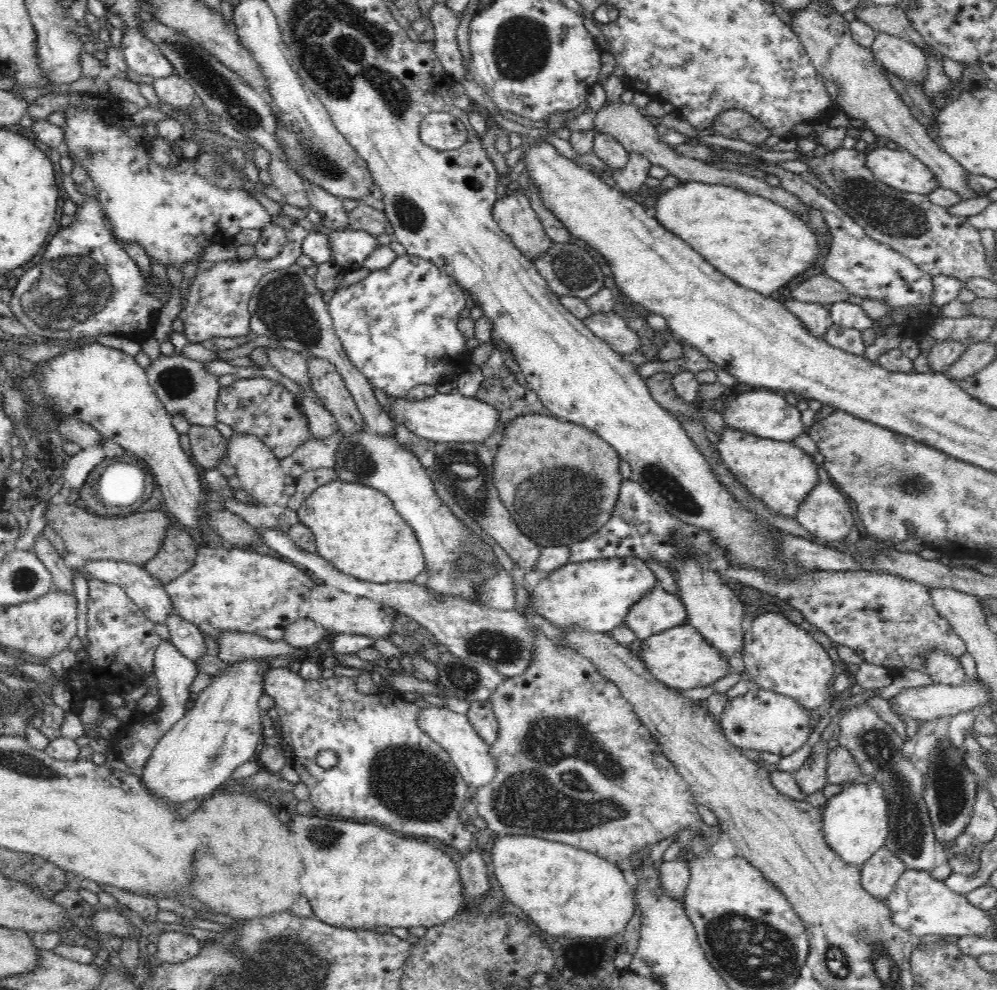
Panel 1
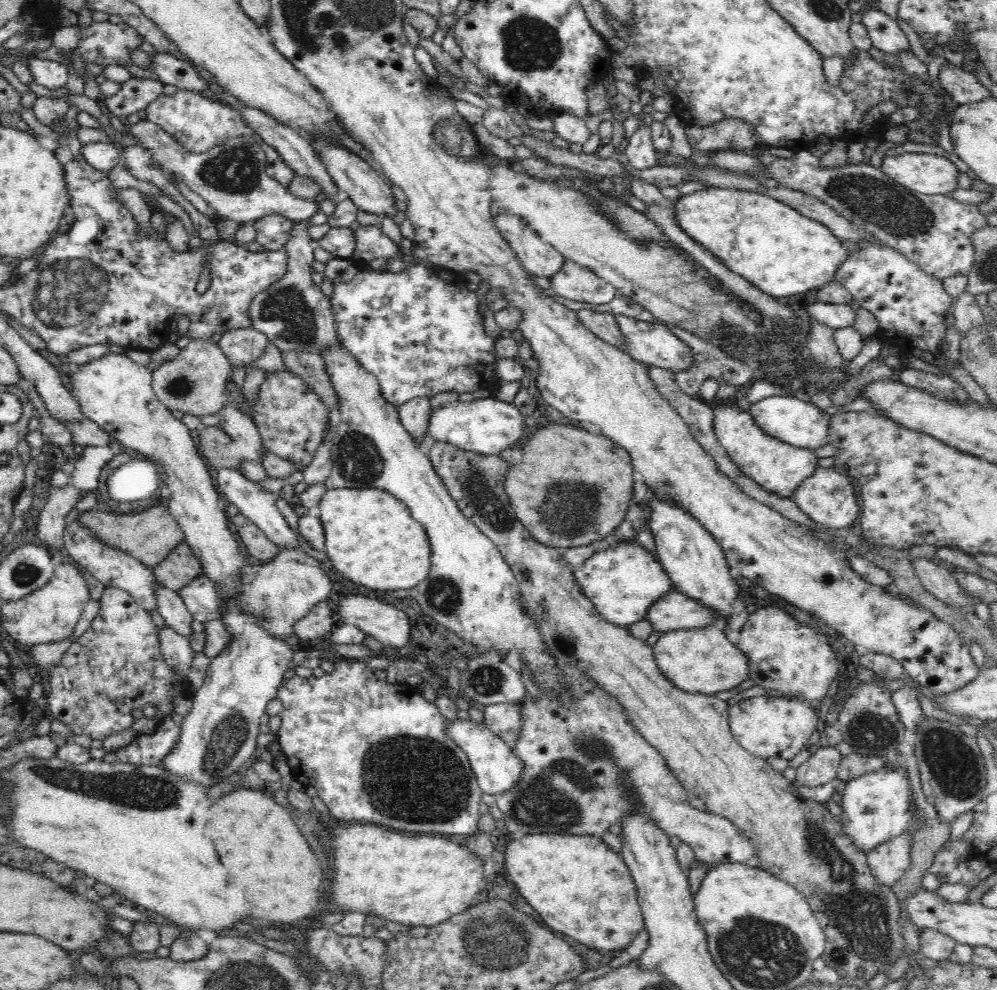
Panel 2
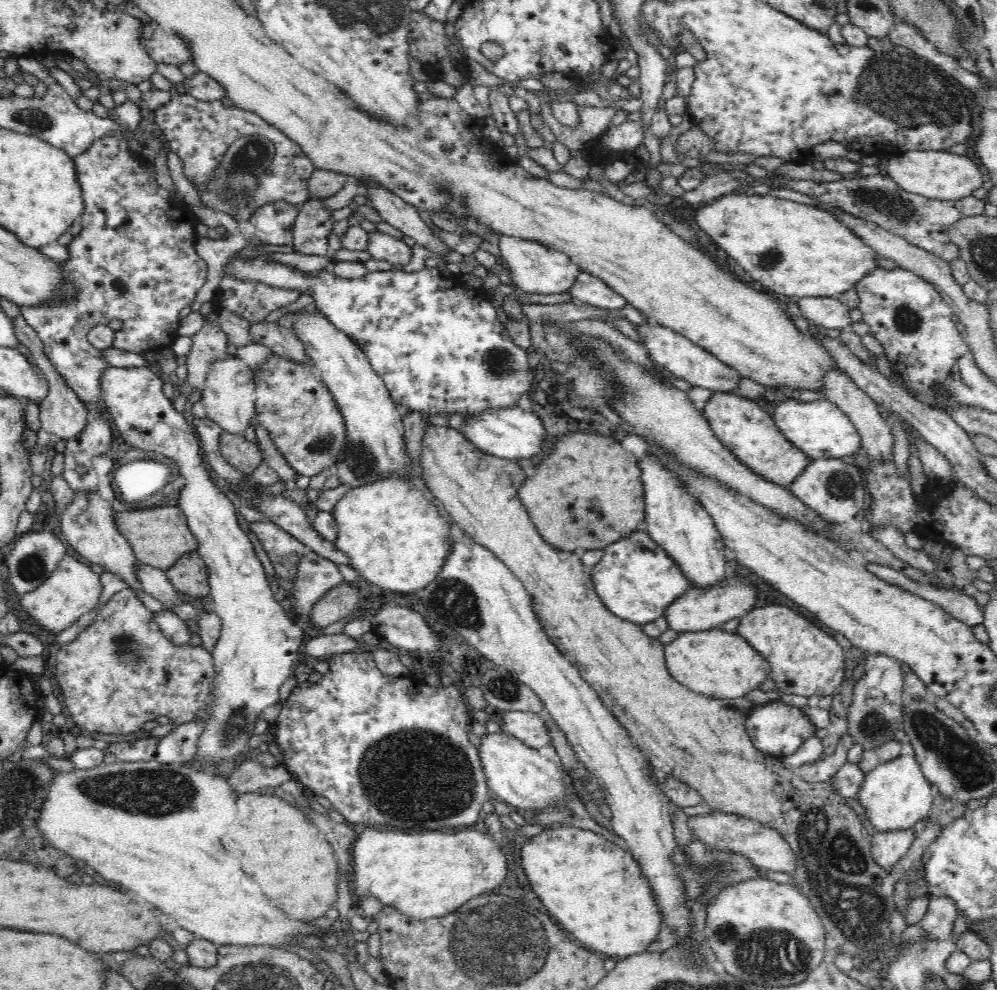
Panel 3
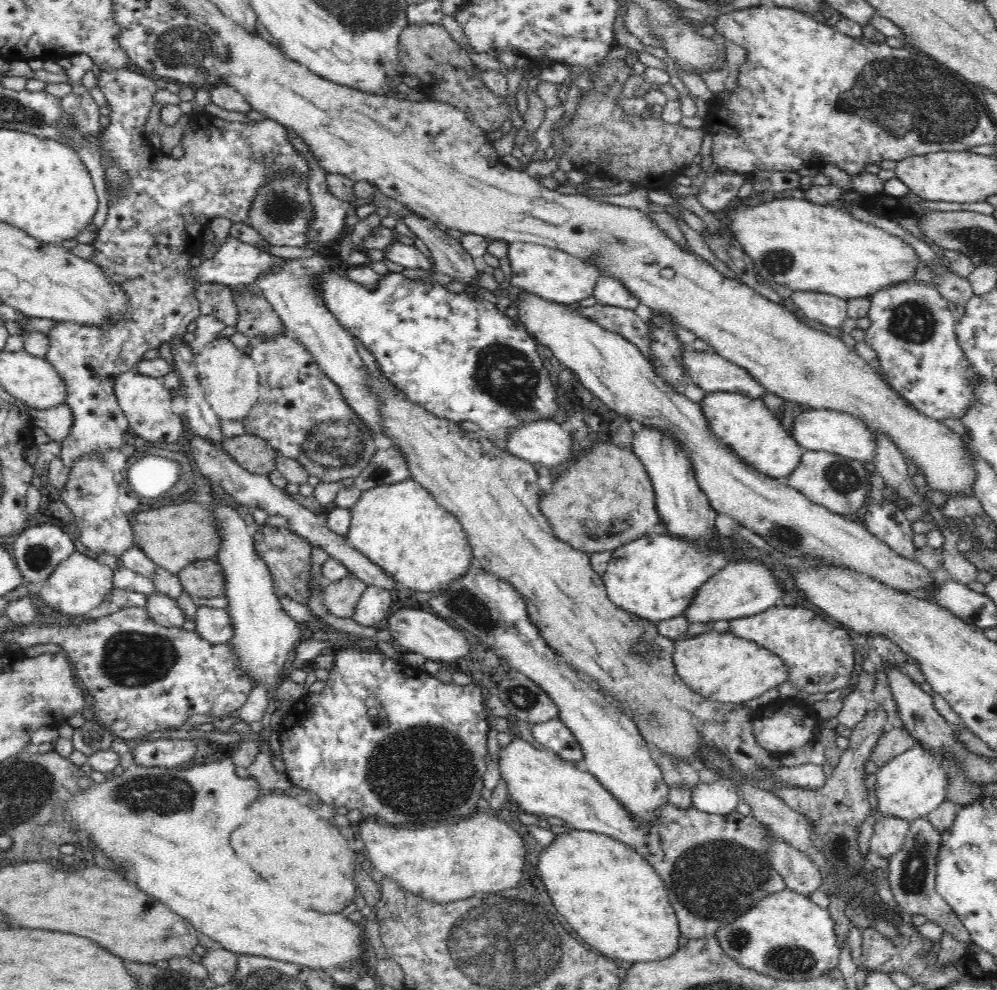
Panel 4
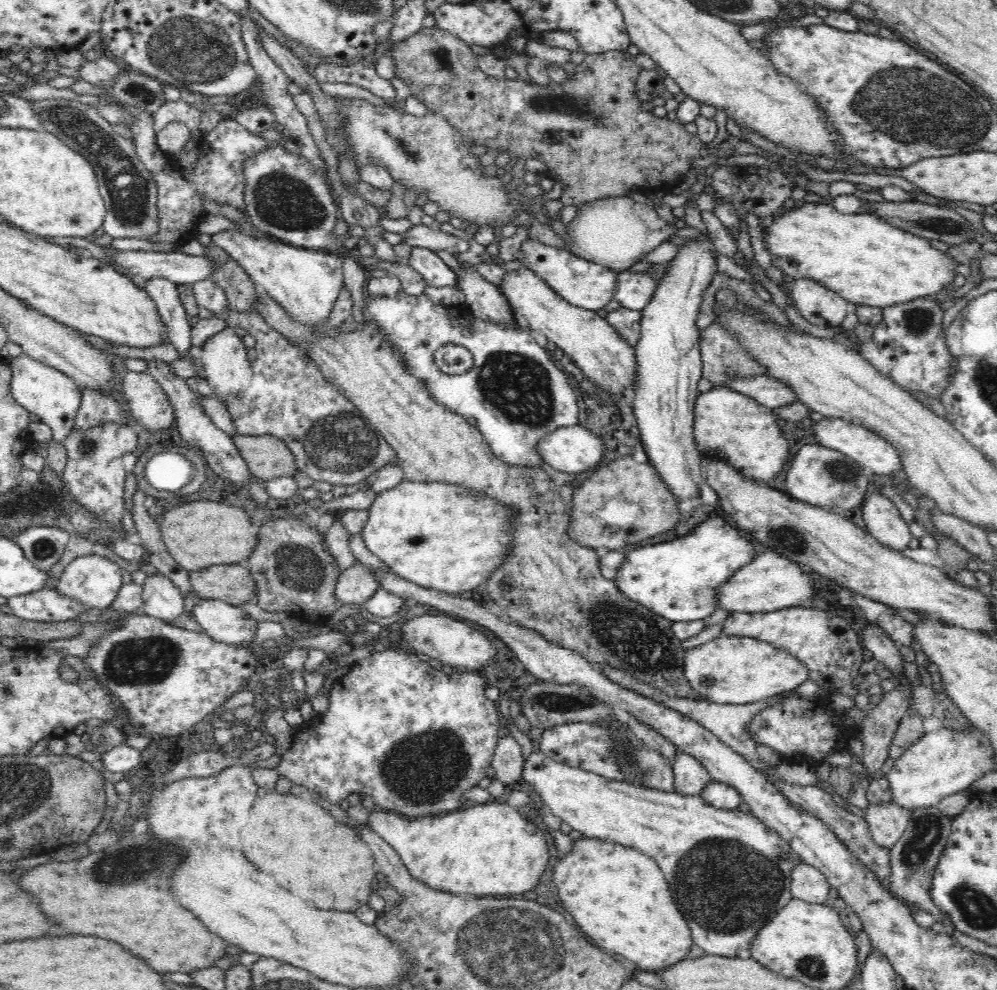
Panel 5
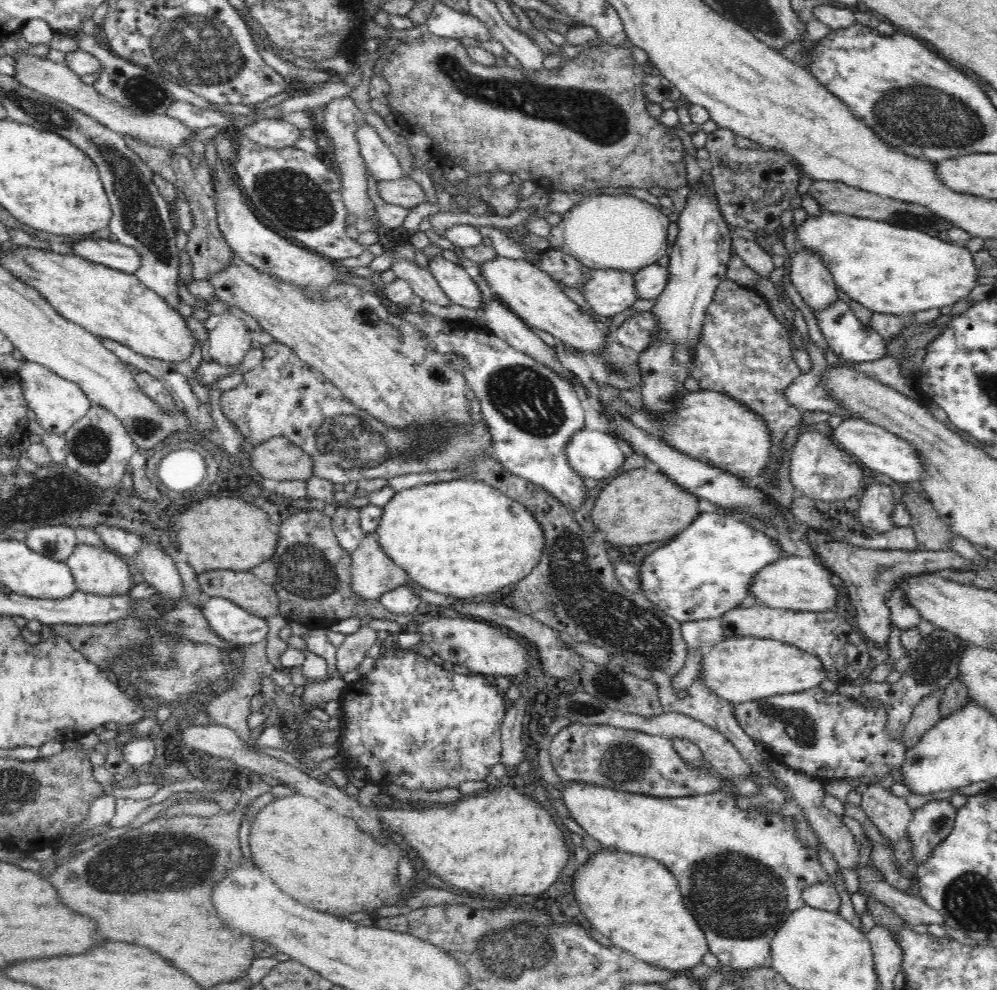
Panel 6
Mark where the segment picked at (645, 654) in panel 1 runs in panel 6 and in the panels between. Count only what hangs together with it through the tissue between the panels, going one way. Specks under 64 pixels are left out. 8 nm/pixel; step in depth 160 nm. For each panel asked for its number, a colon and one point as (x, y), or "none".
2: (702, 660)
3: (714, 663)
4: (720, 666)
5: (729, 670)
6: (739, 669)

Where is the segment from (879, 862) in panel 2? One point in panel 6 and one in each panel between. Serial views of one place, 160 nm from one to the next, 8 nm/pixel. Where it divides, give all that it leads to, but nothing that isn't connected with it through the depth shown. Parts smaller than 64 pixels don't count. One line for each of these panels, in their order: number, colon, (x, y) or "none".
3: (888, 848)
4: (890, 833)
5: (887, 822)
6: (891, 814)

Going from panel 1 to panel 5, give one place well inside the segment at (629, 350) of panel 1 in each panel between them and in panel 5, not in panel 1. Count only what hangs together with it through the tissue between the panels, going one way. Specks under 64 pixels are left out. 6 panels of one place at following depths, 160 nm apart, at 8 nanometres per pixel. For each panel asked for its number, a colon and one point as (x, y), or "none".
2: (652, 343)
3: (677, 354)
4: (712, 373)
5: (768, 392)

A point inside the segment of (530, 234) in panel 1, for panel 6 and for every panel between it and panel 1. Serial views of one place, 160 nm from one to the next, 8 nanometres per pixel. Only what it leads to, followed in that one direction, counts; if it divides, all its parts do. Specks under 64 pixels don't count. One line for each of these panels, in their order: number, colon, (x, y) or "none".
2: (538, 257)
3: (535, 268)
4: (555, 275)
5: (583, 283)
6: (608, 291)

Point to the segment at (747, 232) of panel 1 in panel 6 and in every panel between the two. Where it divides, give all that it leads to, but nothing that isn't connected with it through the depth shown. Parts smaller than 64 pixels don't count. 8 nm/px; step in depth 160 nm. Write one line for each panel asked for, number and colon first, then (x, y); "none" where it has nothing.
2: (775, 247)
3: (796, 250)
4: (809, 247)
5: (864, 259)
6: (889, 269)

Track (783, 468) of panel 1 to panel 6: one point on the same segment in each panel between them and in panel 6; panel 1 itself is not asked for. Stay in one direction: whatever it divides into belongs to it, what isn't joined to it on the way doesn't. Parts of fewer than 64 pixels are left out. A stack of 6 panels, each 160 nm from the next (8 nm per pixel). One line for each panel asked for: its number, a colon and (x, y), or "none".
2: (777, 467)
3: (751, 434)
4: (746, 425)
5: (728, 425)
6: (709, 426)

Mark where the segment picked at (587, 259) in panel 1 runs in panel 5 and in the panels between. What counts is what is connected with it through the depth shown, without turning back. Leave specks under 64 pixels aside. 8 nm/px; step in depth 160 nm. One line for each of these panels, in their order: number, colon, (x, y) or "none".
2: (573, 281)
3: (587, 289)
4: (610, 291)
5: (633, 290)

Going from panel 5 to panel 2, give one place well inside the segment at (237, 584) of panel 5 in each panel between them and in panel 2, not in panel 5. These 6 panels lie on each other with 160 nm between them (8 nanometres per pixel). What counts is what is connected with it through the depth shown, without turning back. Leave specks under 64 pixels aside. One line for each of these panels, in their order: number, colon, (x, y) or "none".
2: (181, 566)
3: (189, 574)
4: (204, 578)

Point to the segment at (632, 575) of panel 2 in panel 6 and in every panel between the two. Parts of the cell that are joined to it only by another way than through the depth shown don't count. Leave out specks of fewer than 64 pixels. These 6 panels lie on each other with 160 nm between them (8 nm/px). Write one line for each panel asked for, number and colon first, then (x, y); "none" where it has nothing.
3: (636, 580)
4: (655, 577)
5: (677, 579)
6: (707, 569)

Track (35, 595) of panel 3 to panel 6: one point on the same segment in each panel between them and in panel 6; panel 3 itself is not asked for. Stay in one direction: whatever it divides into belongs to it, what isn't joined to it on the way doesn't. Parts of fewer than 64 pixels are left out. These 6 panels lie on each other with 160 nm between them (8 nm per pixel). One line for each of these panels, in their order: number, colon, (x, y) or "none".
4: (80, 583)
5: (94, 580)
6: (99, 571)

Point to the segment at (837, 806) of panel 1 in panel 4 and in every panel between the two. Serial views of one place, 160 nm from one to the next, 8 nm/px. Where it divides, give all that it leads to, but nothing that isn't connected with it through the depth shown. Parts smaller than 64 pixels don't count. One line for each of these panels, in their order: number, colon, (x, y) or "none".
2: (877, 806)
3: (895, 795)
4: (911, 785)

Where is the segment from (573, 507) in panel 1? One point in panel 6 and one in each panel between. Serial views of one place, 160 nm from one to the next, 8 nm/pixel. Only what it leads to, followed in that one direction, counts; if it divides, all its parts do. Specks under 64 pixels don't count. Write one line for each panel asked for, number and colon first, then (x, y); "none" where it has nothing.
2: (573, 487)
3: (586, 493)
4: (605, 498)
5: (623, 502)
6: (640, 506)

